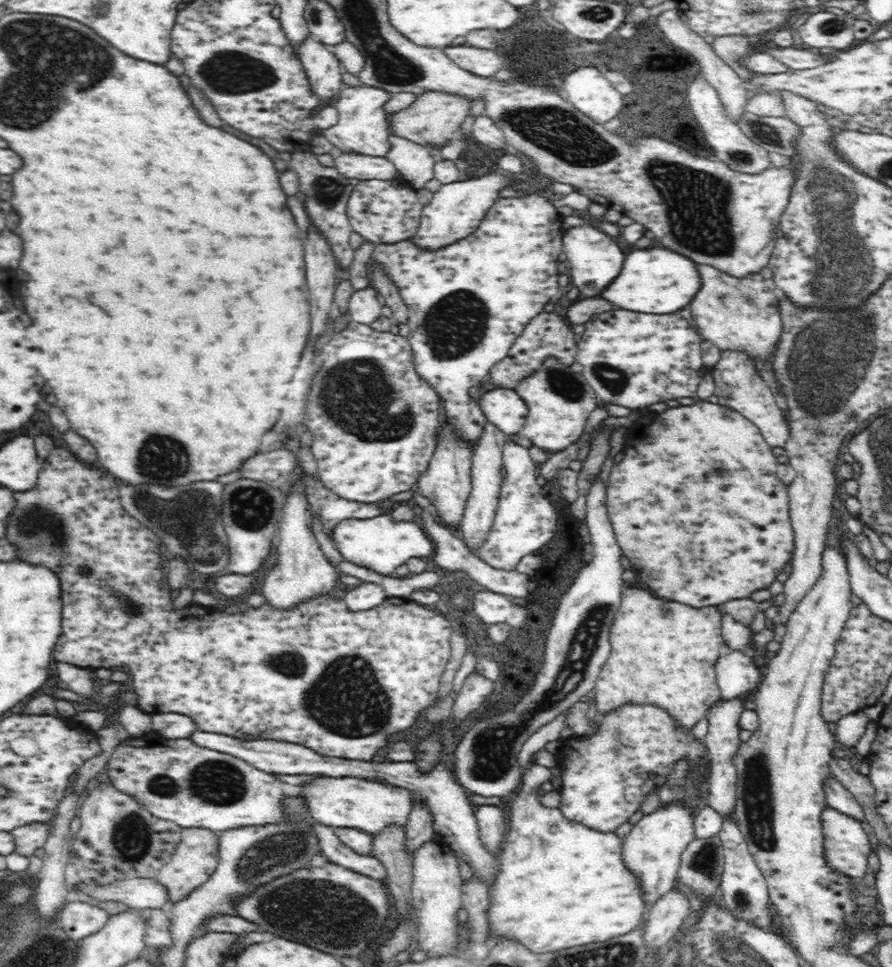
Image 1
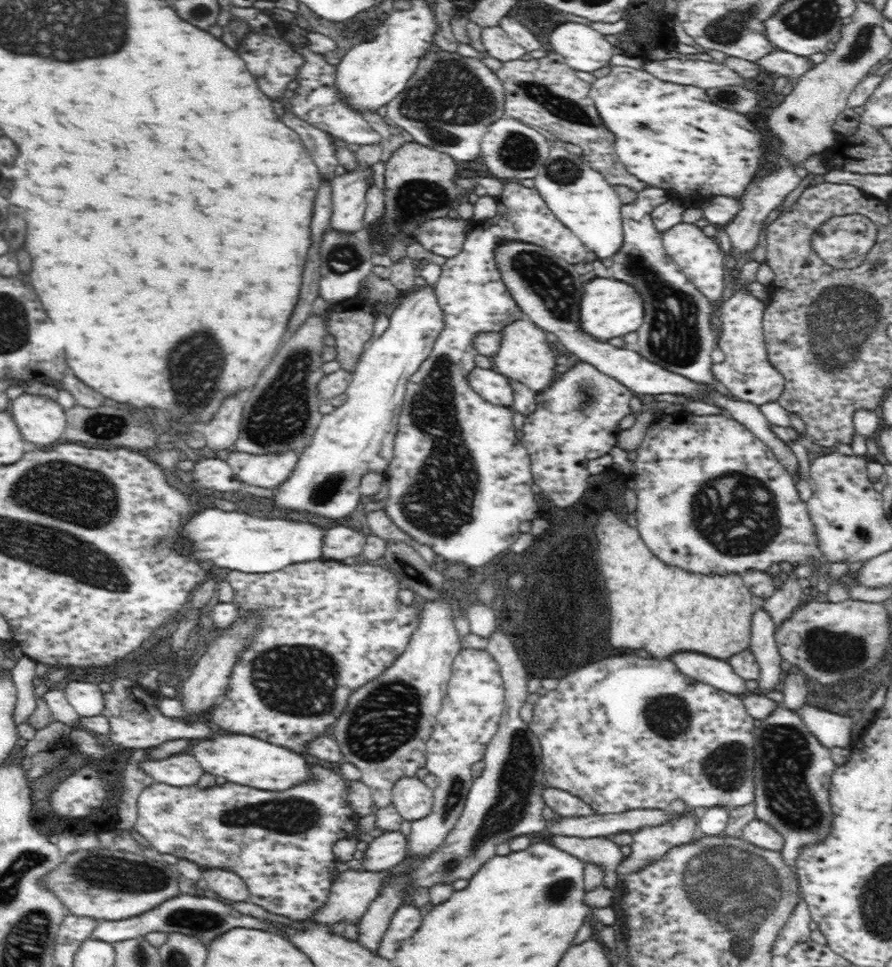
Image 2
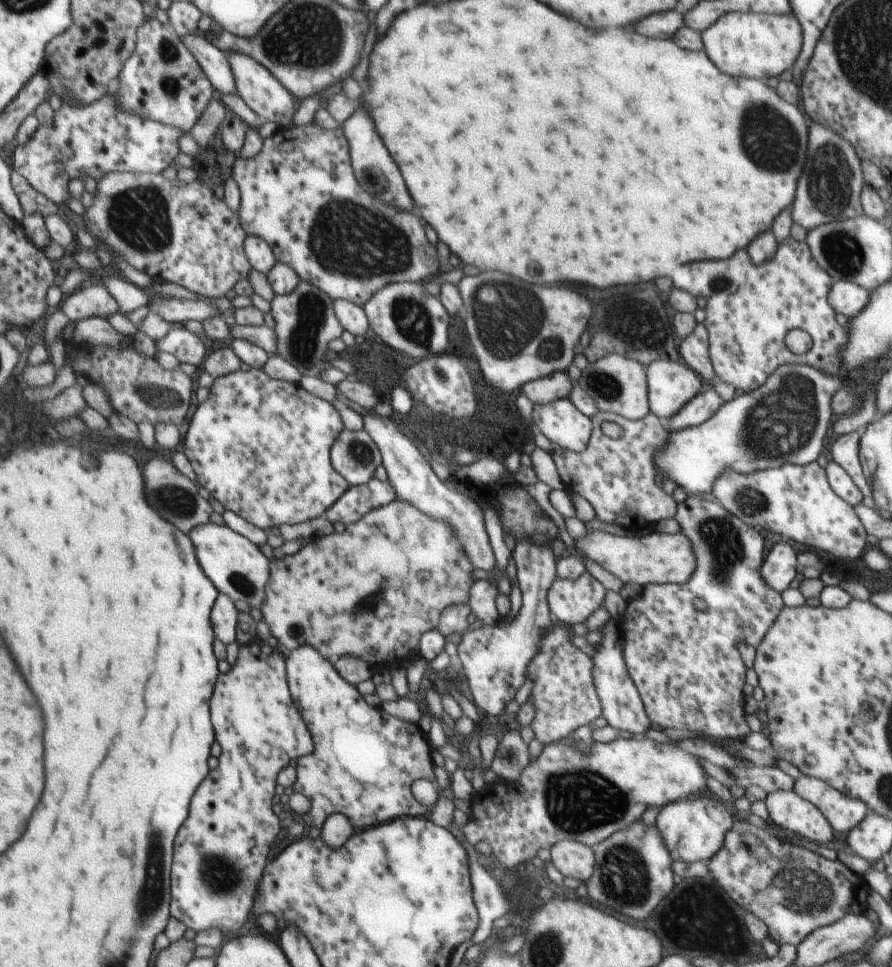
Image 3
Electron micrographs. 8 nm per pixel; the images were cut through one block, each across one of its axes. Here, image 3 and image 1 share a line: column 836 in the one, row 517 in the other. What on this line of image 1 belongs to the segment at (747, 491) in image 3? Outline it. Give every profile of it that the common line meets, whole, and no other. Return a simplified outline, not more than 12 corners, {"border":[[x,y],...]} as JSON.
{"border":[[508,438],[489,566],[514,570],[554,538],[556,508],[528,449]]}

